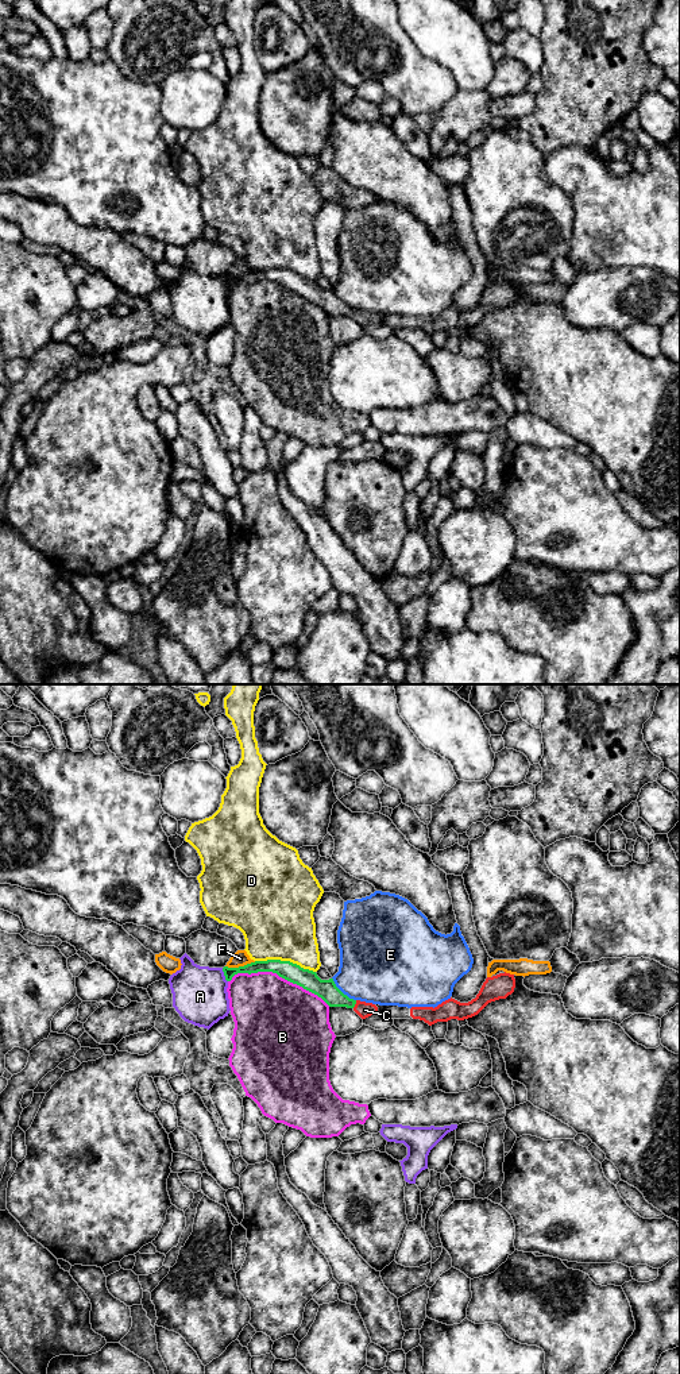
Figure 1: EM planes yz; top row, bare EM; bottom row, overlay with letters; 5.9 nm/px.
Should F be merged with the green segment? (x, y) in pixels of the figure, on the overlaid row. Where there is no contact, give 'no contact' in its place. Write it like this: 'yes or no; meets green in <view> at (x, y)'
no; meets green in yz at (240, 967)

